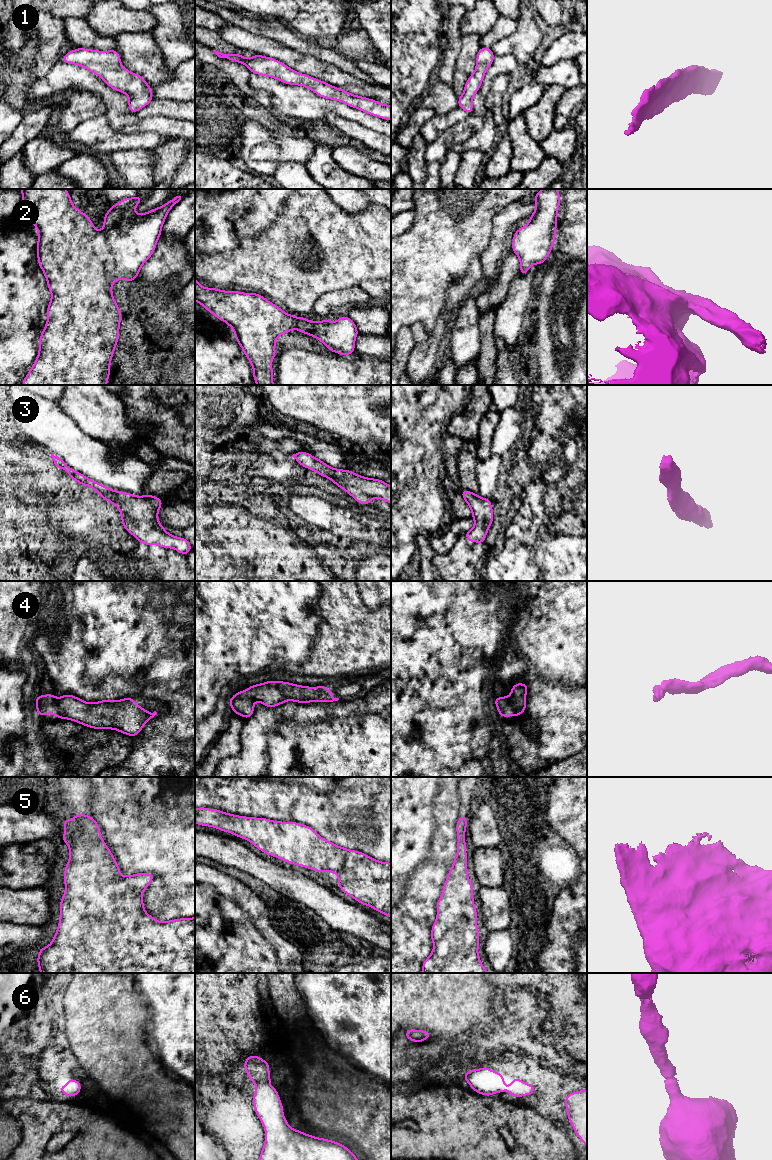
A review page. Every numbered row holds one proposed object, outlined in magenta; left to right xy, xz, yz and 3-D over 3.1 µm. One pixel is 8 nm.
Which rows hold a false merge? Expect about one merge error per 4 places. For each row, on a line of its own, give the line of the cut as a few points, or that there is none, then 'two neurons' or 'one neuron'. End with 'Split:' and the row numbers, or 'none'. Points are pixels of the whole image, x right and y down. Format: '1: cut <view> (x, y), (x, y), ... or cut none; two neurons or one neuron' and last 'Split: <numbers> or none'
1: cut none; one neuron
2: cut none; one neuron
3: cut none; one neuron
4: cut none; one neuron
5: cut none; one neuron
6: cut none; one neuron
Split: none

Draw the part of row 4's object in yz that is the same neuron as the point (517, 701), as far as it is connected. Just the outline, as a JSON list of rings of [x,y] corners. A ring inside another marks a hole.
[[[525,682],[515,683],[511,688],[510,697],[506,696],[493,699],[496,704],[500,717],[519,716],[526,709],[526,694],[528,685]]]

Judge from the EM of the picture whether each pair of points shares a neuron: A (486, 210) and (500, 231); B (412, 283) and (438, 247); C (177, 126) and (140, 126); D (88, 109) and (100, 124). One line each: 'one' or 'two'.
A: two
B: one
C: one
D: two

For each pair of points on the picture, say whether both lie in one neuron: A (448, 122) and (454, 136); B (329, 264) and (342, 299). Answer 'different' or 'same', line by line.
A: different
B: different

